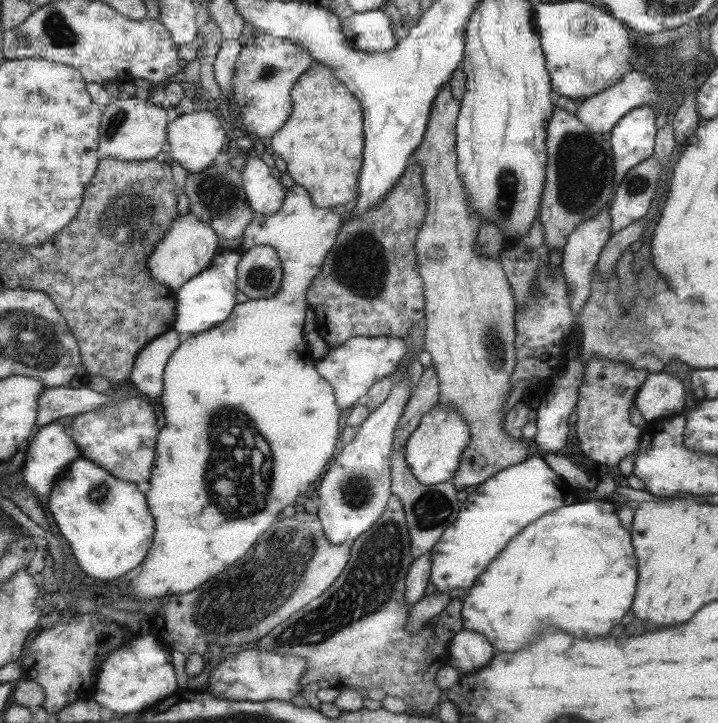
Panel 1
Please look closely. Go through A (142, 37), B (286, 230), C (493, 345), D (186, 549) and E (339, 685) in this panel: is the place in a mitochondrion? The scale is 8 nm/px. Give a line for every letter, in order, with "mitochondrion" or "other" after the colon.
A: other
B: other
C: mitochondrion
D: other
E: other

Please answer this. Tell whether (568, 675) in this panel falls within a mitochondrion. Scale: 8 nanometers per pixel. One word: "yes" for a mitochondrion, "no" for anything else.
no

